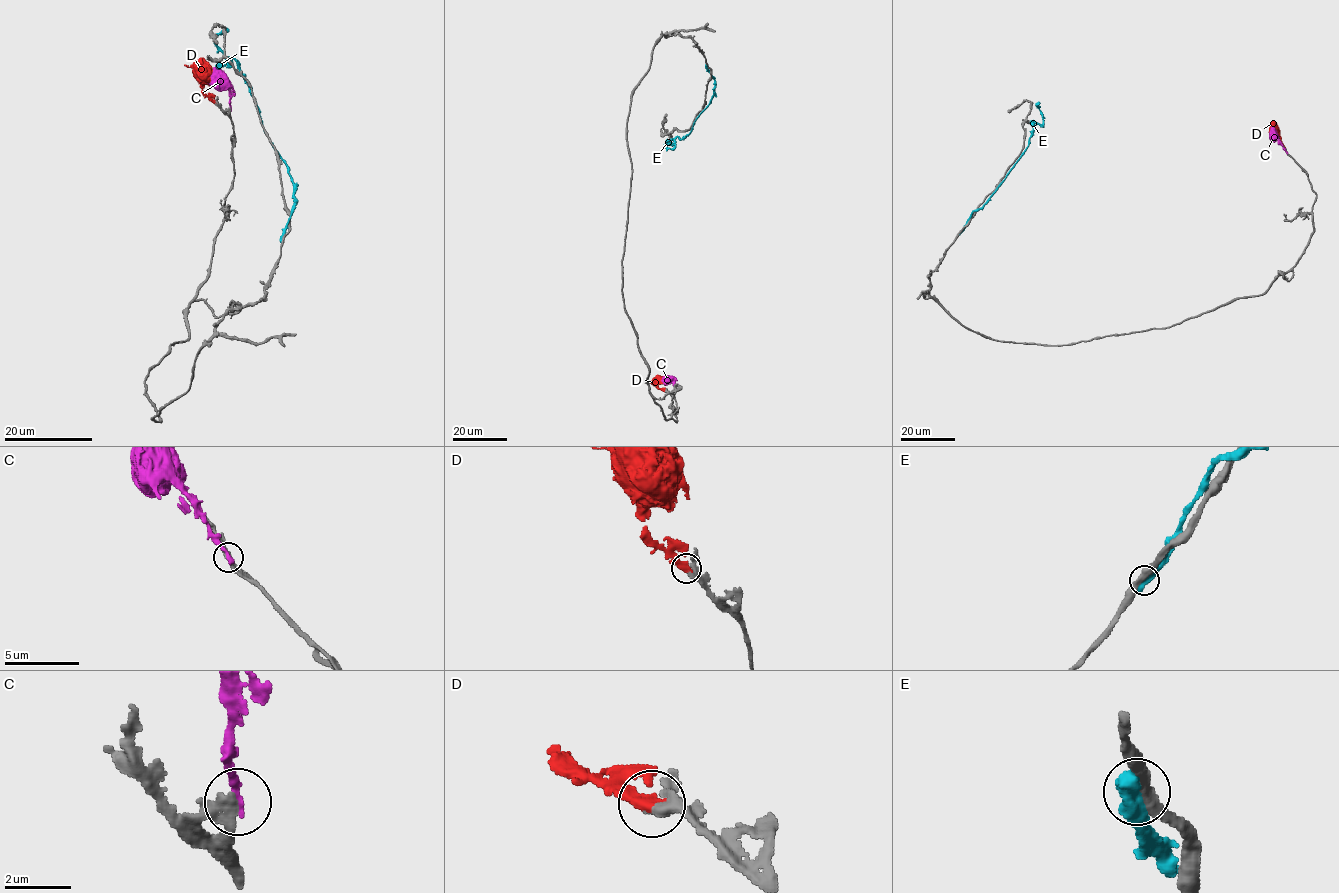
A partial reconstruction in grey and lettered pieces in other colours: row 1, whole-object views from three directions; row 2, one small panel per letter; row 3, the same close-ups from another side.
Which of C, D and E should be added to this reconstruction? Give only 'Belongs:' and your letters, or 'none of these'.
Belongs: D

